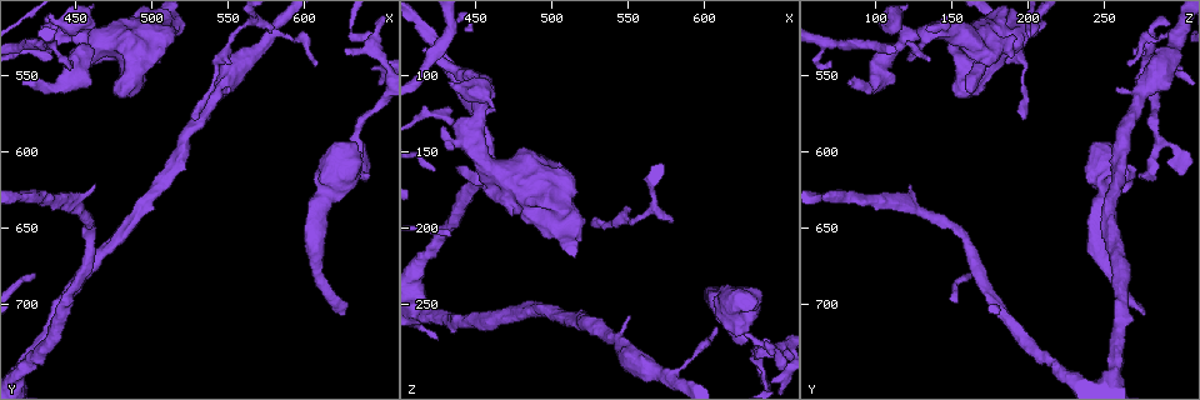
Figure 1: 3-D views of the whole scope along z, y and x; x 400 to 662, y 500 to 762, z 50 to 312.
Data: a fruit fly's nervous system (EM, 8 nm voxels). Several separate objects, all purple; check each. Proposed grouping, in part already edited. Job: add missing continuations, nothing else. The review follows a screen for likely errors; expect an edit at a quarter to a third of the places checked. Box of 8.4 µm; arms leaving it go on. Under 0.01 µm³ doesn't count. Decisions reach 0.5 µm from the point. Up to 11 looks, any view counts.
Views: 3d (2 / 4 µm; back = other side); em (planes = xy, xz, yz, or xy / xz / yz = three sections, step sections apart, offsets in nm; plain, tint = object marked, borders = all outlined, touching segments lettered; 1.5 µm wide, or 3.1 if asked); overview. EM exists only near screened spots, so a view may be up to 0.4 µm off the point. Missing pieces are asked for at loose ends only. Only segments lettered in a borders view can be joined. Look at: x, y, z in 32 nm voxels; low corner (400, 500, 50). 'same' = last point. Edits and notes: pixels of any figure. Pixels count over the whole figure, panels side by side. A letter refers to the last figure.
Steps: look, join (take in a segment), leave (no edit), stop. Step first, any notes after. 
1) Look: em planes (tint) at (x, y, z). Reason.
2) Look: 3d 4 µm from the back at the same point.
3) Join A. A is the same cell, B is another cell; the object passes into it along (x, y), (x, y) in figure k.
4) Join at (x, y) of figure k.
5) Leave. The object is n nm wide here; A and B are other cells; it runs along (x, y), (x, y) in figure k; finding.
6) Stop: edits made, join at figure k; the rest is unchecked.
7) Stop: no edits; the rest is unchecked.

Look: em planes (borders) at (626, 534, 270). Tapers out.

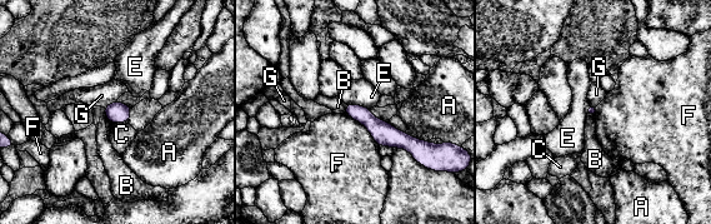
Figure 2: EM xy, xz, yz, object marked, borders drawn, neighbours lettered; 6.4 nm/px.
Leave. A, B, C, E, F and G are other cells; no lettered segment goes on from it.

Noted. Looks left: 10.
Look: 3d 2 µm at (626, 706, 276). Free end.

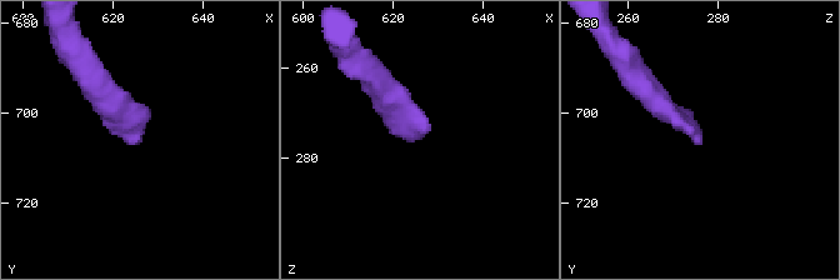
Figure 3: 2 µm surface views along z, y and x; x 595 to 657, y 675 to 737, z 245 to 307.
Look: em planes (borders) at (625, 707, 275).

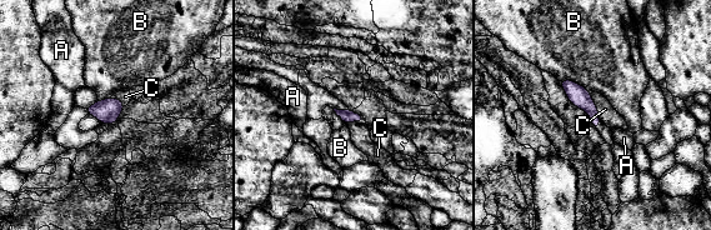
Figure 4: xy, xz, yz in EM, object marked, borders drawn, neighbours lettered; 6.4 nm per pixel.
Join C. C is the same cell, A and B are other cells; the object passes into it along (579, 96), (596, 108), (607, 115) in figure 4; it goes on there.

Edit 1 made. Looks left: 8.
Look: overview.

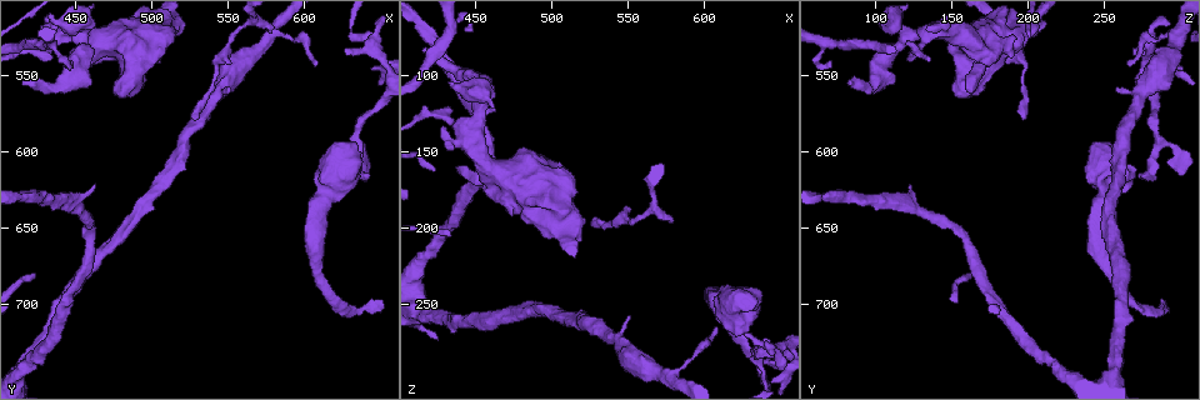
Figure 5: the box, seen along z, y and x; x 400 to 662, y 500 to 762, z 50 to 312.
Look: em planes (borders) at (530, 578, 198). Branch stops here.

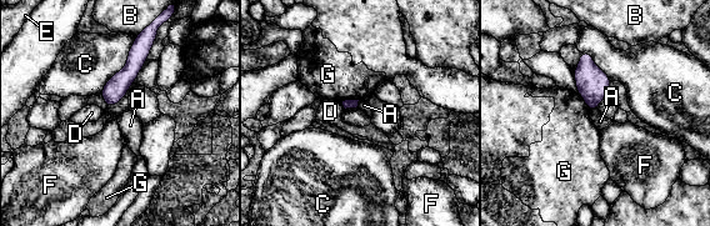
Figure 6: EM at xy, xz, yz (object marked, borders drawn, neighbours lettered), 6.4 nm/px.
Leave. A, B, C, D, E, F and G are other cells; a border runs along (360, 100), (356, 108) in figure 6; no lettered segment goes on from it.

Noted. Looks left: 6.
Stop: edits made, join at figure 4; the rest is unchecked.

